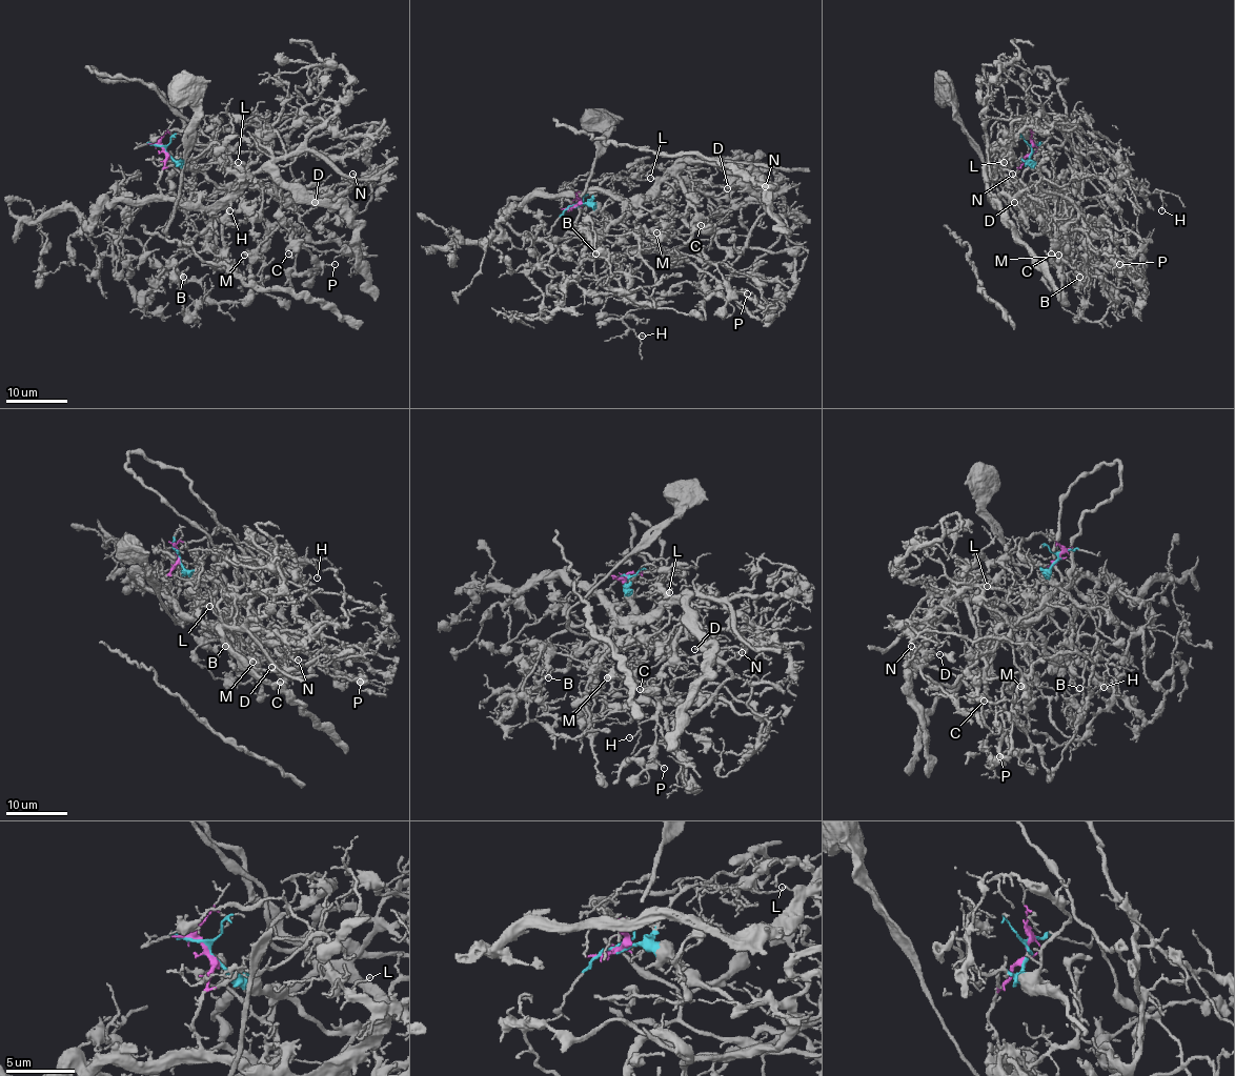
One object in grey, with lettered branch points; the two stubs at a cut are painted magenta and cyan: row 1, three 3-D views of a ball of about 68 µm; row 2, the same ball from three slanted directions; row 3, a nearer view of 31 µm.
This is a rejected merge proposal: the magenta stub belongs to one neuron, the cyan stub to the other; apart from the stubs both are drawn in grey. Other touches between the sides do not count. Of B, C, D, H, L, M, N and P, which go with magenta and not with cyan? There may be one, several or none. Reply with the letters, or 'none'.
B, C, D, L, M, N, P

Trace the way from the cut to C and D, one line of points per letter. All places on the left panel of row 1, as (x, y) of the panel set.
C: (163, 150), (166, 162), (158, 188), (184, 204), (228, 200), (266, 170), (291, 230), (288, 254)
D: (163, 150), (166, 162), (158, 188), (184, 204), (210, 206), (265, 168), (286, 183), (327, 194), (315, 203)

